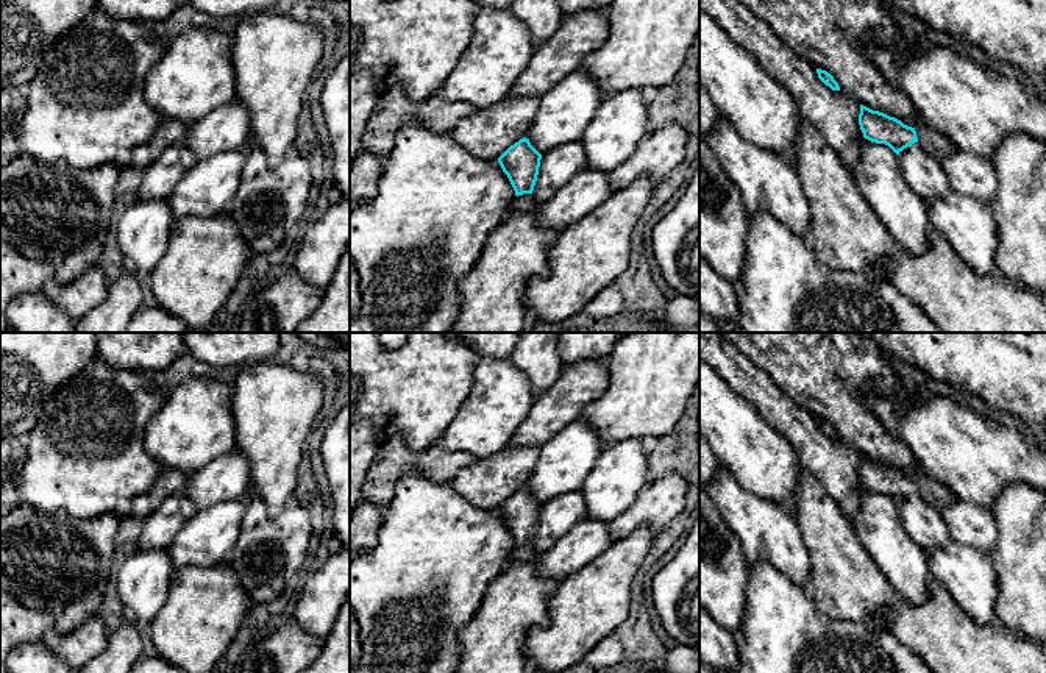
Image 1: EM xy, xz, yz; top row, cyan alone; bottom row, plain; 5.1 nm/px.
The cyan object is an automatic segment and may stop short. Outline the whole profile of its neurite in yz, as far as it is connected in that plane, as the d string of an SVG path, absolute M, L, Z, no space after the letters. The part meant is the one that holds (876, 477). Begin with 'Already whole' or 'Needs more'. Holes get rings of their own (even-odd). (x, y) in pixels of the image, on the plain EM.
Needs more. M860 454L859 475L865 489L885 493L896 504L915 492L924 503L937 509L957 498L946 486L921 470L912 478L895 467L873 461L863 454Z

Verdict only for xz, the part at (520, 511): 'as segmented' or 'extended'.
extended

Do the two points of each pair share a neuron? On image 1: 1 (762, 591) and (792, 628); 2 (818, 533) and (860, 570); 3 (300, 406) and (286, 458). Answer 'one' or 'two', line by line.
1: one
2: one
3: one

